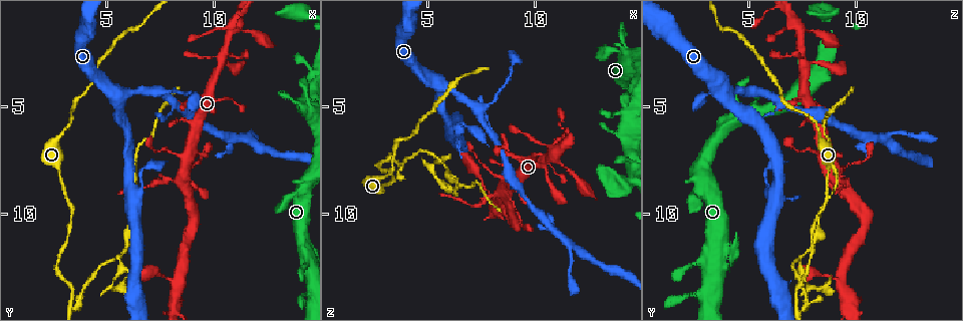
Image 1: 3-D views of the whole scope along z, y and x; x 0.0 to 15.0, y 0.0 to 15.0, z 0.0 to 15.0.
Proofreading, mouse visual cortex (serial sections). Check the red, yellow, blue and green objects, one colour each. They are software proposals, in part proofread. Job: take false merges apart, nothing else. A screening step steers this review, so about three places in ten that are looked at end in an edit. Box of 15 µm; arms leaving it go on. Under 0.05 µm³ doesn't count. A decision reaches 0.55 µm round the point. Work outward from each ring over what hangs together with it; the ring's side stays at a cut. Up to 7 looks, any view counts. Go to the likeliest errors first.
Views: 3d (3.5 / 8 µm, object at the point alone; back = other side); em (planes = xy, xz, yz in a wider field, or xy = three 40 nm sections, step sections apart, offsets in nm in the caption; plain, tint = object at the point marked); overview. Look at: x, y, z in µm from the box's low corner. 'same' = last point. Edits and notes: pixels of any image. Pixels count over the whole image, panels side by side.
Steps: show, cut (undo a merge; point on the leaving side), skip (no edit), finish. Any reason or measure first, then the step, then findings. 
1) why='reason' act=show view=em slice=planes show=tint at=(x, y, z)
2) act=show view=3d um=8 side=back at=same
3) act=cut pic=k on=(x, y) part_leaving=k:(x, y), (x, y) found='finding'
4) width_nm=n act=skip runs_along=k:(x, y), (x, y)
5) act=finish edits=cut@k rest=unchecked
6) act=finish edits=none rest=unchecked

why='small branch off a trunk' act=show view=3d um=3.5 at=(8.8, 7.2, 8.5)

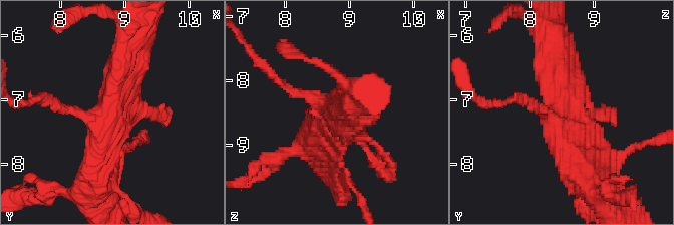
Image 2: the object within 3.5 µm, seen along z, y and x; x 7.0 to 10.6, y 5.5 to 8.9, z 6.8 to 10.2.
act=show view=em slice=xy step=1 show=tint at=(8.85, 7.20, 8.65)

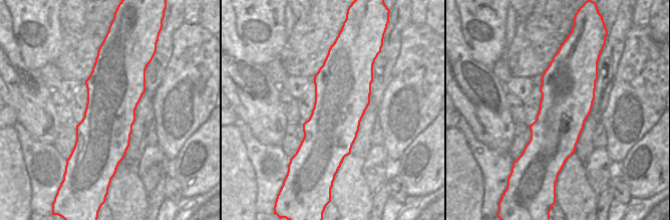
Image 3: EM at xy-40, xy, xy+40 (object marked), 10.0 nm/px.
act=skip found='all the same cell'

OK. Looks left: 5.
why='thick turns thin' act=show view=3d um=8 at=(2.8, 8.2, 8.7)

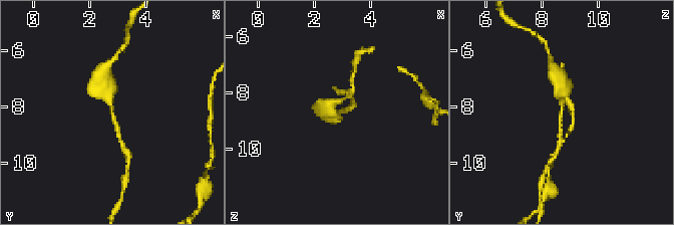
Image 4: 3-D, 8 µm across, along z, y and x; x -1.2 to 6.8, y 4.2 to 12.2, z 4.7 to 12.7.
arm_widths_nm=150,400 act=show view=em slice=xy step=2 show=tint at=(2.7, 8.2, 8.8)

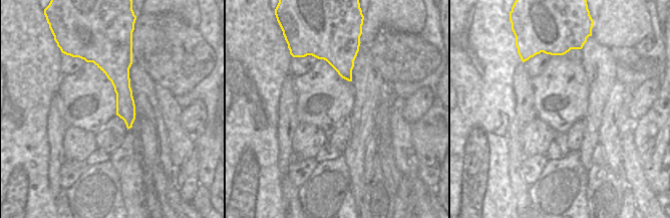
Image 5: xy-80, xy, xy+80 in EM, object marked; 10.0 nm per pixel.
act=skip runs_along=4:(102, 87), (108, 94), (121, 143) found='one cell here'

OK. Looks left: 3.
why='sharp bend' act=show view=3d um=3.5 at=(3.3, 14.4, 7.3)

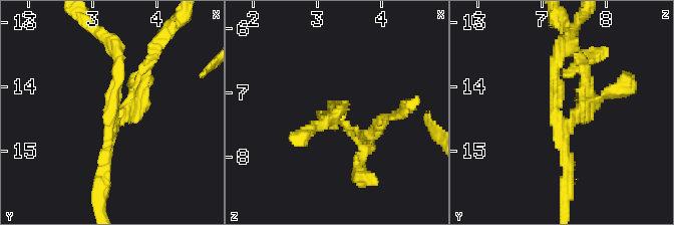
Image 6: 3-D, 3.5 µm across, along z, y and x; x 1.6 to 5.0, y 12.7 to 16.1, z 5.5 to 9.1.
act=show view=em slice=planes show=plain at=(3.25, 14.40, 7.25)

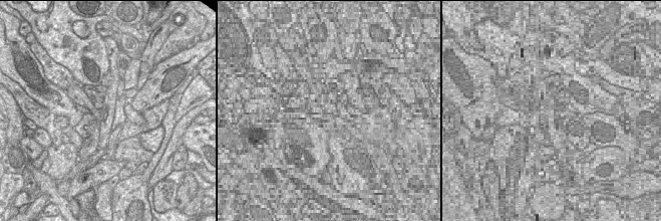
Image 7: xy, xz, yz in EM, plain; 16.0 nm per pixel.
why='where the object lies' act=show view=em slice=planes show=tint at=same

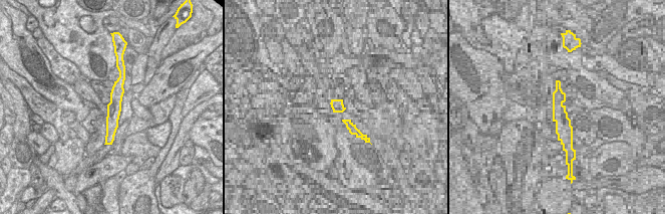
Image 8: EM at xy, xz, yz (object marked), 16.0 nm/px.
act=cut pic=6 on=(134, 80) found='a second cell is stuck on'

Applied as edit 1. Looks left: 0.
act=finish edits=cut@6 rest=unchecked

